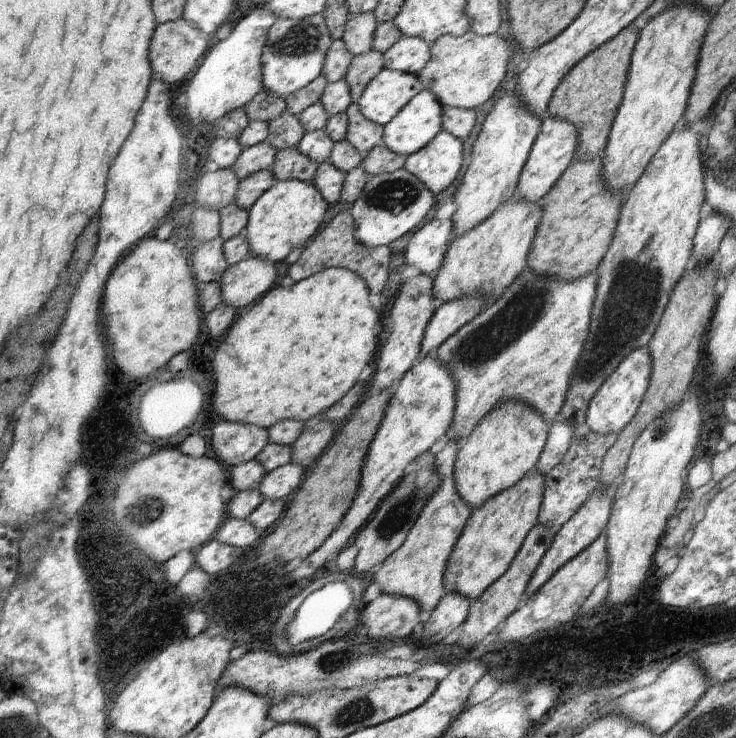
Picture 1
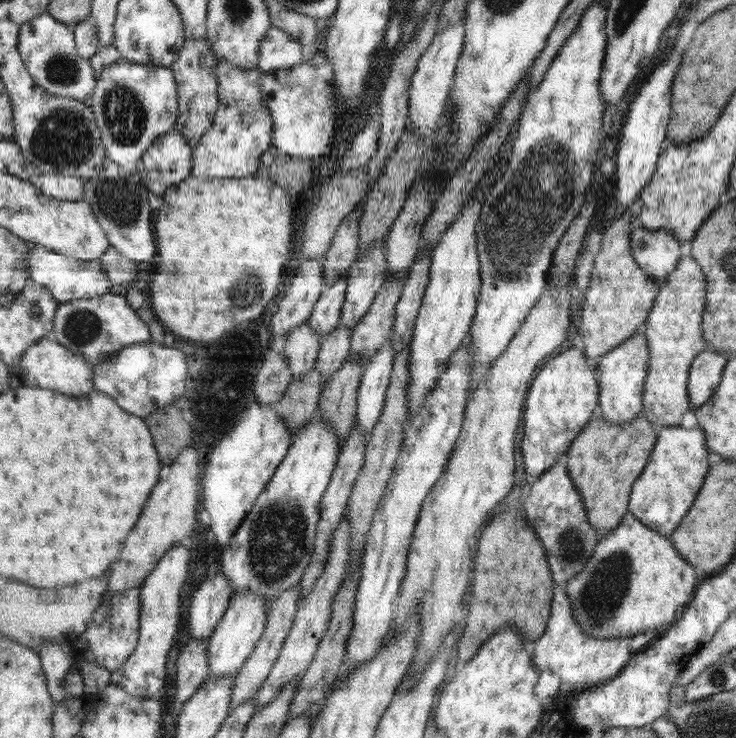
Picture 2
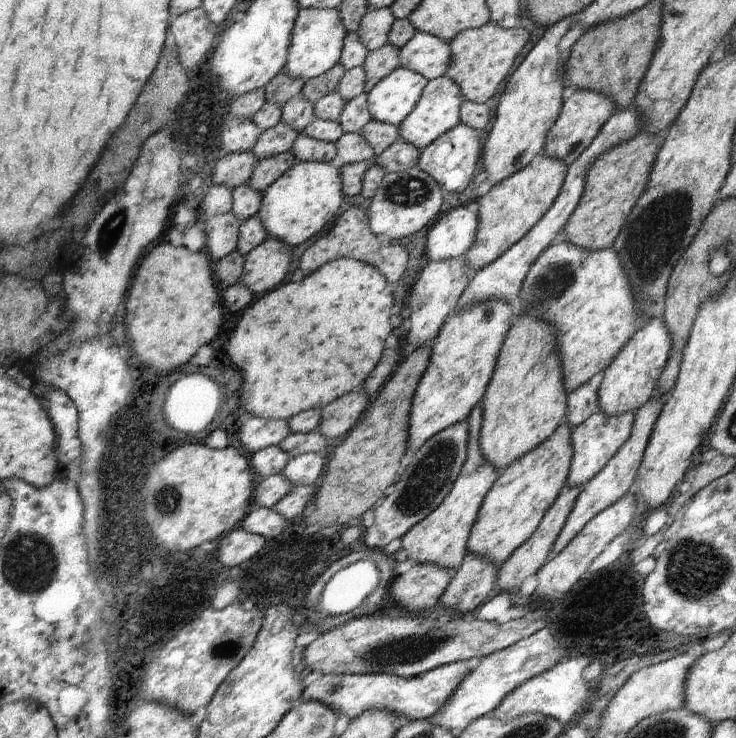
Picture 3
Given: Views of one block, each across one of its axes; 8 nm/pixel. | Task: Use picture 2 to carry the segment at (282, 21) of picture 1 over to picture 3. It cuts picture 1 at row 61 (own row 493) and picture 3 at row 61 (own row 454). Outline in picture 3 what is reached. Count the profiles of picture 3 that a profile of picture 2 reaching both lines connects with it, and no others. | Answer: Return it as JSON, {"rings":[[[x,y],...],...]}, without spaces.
{"rings":[[[300,9],[292,27],[287,59],[281,71],[289,77],[301,81],[310,80],[328,72],[334,65],[339,63],[343,38],[347,33],[337,9]]]}

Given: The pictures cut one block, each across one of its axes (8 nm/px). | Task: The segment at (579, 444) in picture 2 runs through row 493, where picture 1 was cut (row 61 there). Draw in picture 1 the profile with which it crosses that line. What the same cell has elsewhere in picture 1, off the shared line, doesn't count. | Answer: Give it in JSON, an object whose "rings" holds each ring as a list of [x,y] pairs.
{"rings":[[[634,23],[629,24],[618,36],[590,52],[564,76],[551,96],[547,106],[550,117],[570,122],[578,132],[574,161],[582,154],[582,160],[592,160],[603,155],[608,134],[623,98],[624,84],[639,31]]]}

